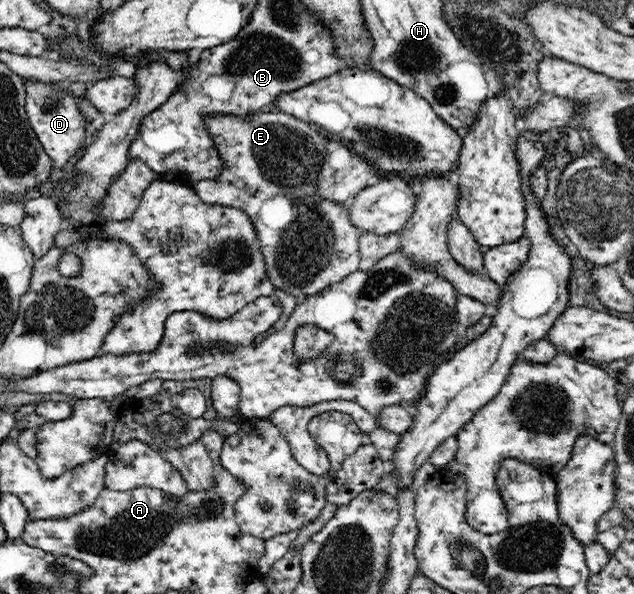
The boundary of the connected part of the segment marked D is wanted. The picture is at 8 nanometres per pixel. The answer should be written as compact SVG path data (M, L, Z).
M39 80L35 84L27 84L27 116L37 138L45 152L53 161L54 168L61 168L77 154L85 140L85 118L81 116L77 104L73 102L71 92L55 90L51 84Z

